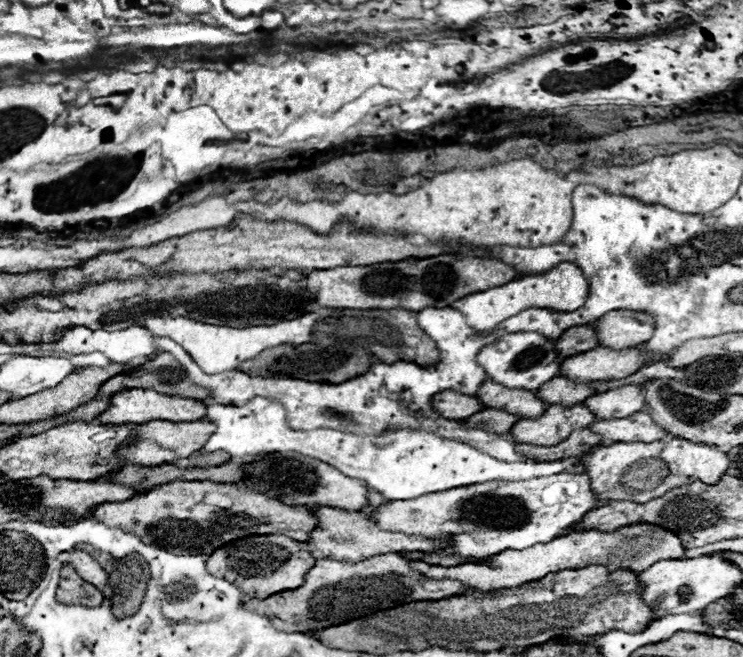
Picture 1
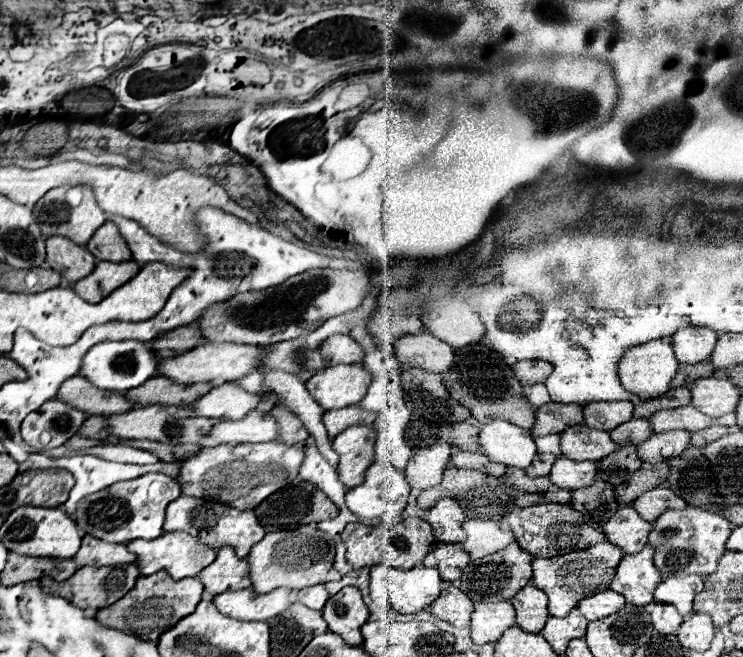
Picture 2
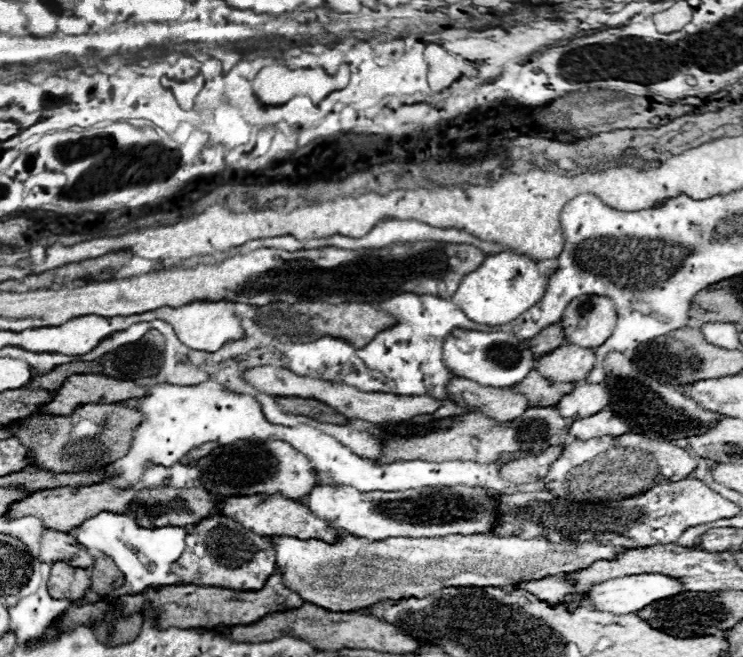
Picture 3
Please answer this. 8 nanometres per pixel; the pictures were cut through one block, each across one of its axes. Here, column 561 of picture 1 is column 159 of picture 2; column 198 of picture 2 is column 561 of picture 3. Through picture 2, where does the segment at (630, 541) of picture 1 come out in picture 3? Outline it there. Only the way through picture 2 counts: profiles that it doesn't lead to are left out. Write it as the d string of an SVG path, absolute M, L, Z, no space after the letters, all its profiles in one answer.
M342 534L336 538L334 544L326 544L322 540L300 540L292 536L276 536L272 538L276 558L278 558L278 570L282 572L282 578L290 590L300 594L306 602L312 602L316 606L322 606L330 612L354 612L360 608L366 608L370 604L376 604L380 600L388 598L408 598L408 596L430 596L436 590L444 586L514 586L528 580L540 580L544 576L574 572L580 568L590 566L596 560L602 558L614 558L616 554L624 552L622 546L610 546L610 544L590 544L590 542L560 542L550 544L544 538L532 538L524 540L518 536L488 536L488 534L450 534L442 538L388 538L388 540L368 540L358 538L352 534Z

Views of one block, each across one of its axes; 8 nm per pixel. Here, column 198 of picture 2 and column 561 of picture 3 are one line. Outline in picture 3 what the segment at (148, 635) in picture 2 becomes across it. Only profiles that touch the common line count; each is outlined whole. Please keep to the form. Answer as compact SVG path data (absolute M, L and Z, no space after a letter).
M546 576L542 580L530 580L524 582L516 588L522 590L530 590L534 596L538 596L540 600L548 602L548 604L558 604L558 602L566 602L572 608L578 606L578 600L584 596L584 592L576 592L574 600L566 600L566 594L574 592L574 582L572 580L560 580L558 576Z

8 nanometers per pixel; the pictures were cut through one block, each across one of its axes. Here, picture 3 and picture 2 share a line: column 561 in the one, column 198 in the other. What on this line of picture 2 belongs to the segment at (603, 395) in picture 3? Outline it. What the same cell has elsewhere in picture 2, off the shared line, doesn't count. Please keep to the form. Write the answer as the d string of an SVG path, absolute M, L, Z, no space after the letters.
M226 382L216 388L212 388L206 396L196 400L192 408L196 414L206 418L218 418L218 420L236 420L244 418L248 412L256 410L260 402L258 394L246 392L244 388Z

